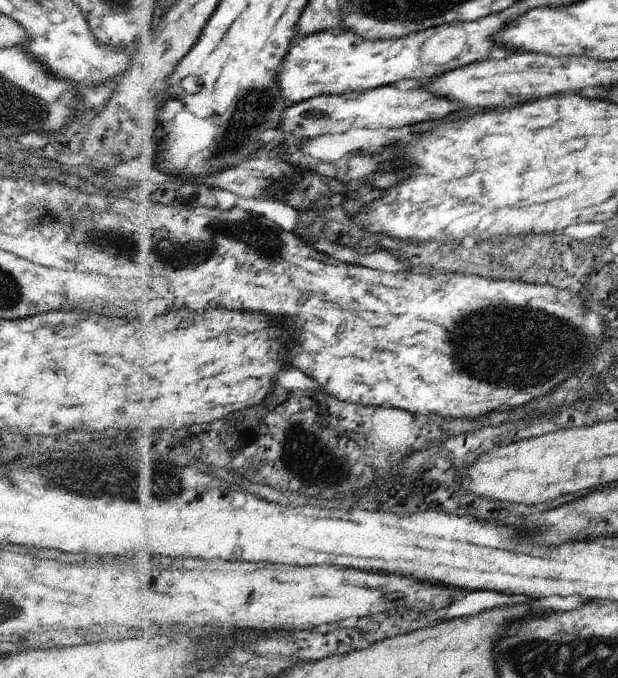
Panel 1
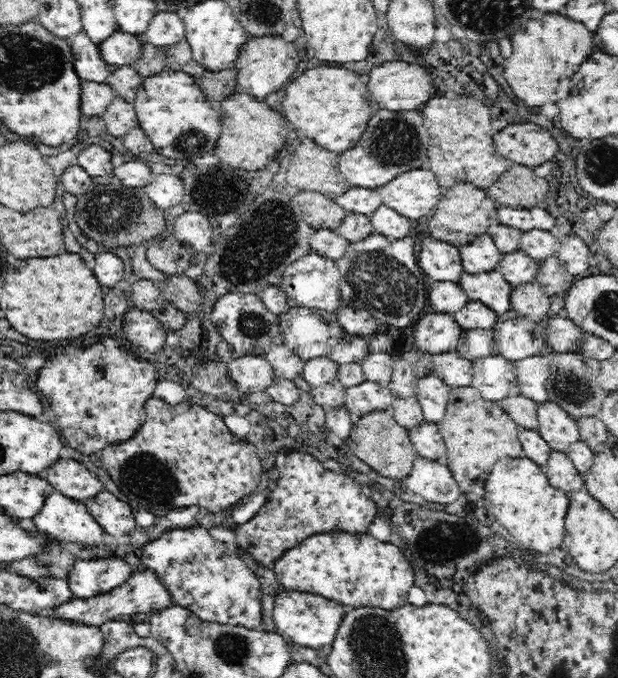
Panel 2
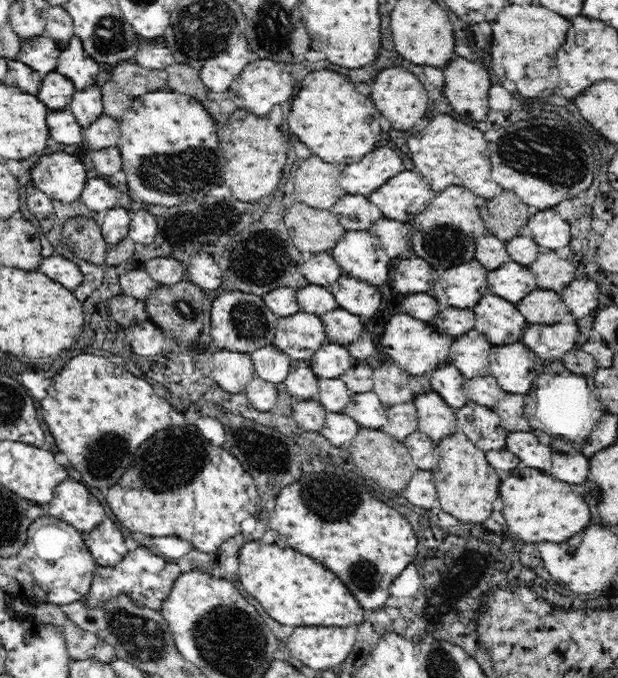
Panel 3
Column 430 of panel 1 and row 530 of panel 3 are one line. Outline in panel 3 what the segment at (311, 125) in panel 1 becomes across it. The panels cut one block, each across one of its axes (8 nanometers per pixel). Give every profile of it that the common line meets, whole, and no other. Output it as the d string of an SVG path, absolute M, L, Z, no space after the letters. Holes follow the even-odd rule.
M108 516L90 532L83 533L83 539L97 567L118 566L127 553L120 528Z

